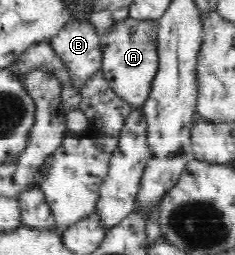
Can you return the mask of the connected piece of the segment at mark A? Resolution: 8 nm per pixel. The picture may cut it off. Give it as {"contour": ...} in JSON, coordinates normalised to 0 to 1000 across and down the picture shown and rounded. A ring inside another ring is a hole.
{"contour":[[[557,67],[515,78],[472,122],[430,133],[438,192],[434,286],[455,333],[528,396],[574,424],[609,424],[634,384],[651,314],[677,267],[664,78],[596,78],[574,90]]]}

